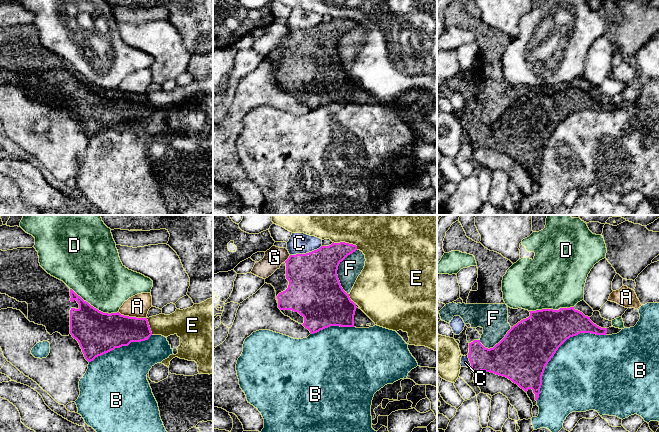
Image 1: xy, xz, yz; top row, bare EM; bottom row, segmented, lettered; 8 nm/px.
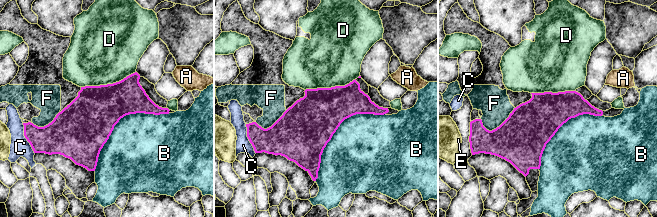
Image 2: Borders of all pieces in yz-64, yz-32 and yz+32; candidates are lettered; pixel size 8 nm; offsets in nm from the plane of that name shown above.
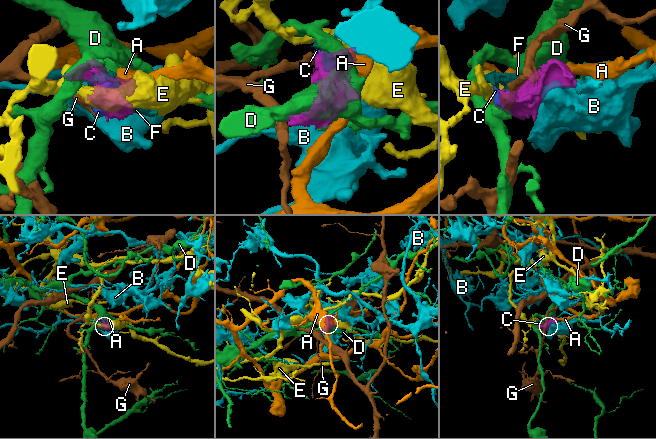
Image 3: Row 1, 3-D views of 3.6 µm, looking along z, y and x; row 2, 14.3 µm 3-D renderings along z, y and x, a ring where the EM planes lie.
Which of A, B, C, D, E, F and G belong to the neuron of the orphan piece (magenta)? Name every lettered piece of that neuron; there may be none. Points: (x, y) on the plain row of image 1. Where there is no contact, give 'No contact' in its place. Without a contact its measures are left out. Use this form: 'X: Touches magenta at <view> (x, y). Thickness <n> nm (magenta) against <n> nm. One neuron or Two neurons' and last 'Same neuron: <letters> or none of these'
A: Touches magenta at xy (132, 93). Thickness 300 nm (magenta) against 180 nm. Two neurons
B: Touches magenta at yz (556, 126). Thickness 400 nm (magenta) against 500 nm. Two neurons
C: Touches magenta at xz (306, 29). Thickness 400 nm (magenta) against 180 nm. Two neurons
D: Touches magenta at xy (93, 83). Thickness 340 nm (magenta) against 420 nm. Two neurons
E: Touches magenta at xz (346, 19). Thickness 240 nm (magenta) against 280 nm. Two neurons
F: Touches magenta at xz (336, 47). Thickness 440 nm (magenta) against 180 nm. Two neurons
G: Touches magenta at xz (288, 34). Thickness 380 nm (magenta) against 160 nm. Two neurons
Same neuron: none of these

